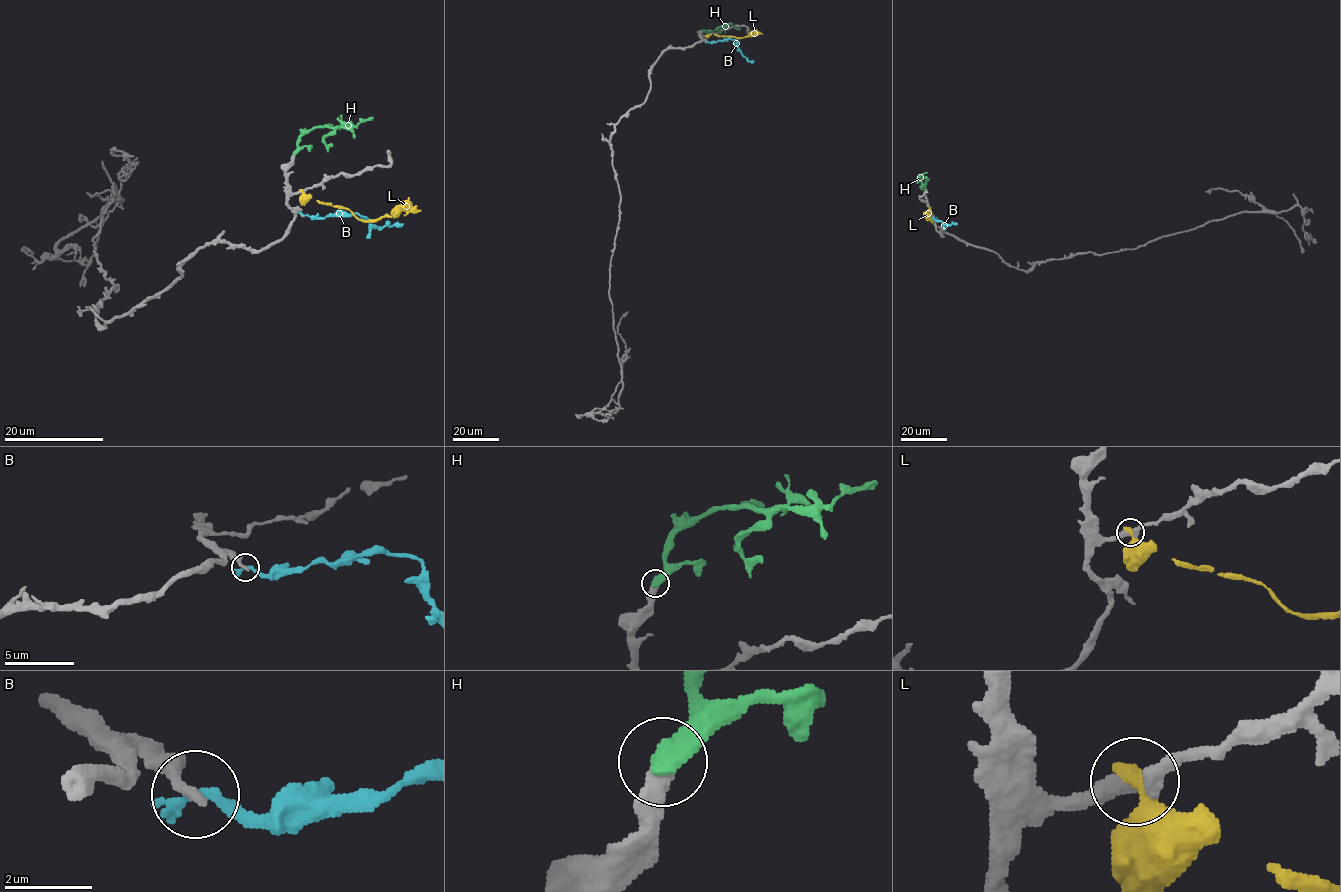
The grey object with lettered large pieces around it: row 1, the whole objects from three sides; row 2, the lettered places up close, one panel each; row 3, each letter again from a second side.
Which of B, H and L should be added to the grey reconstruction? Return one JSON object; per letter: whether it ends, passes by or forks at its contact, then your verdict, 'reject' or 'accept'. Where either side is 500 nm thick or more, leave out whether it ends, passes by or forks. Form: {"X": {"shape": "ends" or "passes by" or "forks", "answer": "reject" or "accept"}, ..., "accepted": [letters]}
{"B": {"shape": "ends", "answer": "reject"}, "H": {"shape": "ends", "answer": "reject"}, "L": {"shape": "ends", "answer": "reject"}, "accepted": []}

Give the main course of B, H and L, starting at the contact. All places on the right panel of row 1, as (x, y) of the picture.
B: (935, 219), (944, 224), (955, 223)
H: (924, 190), (926, 179), (918, 178), (923, 173)
L: (930, 208), (931, 221), (928, 216)

